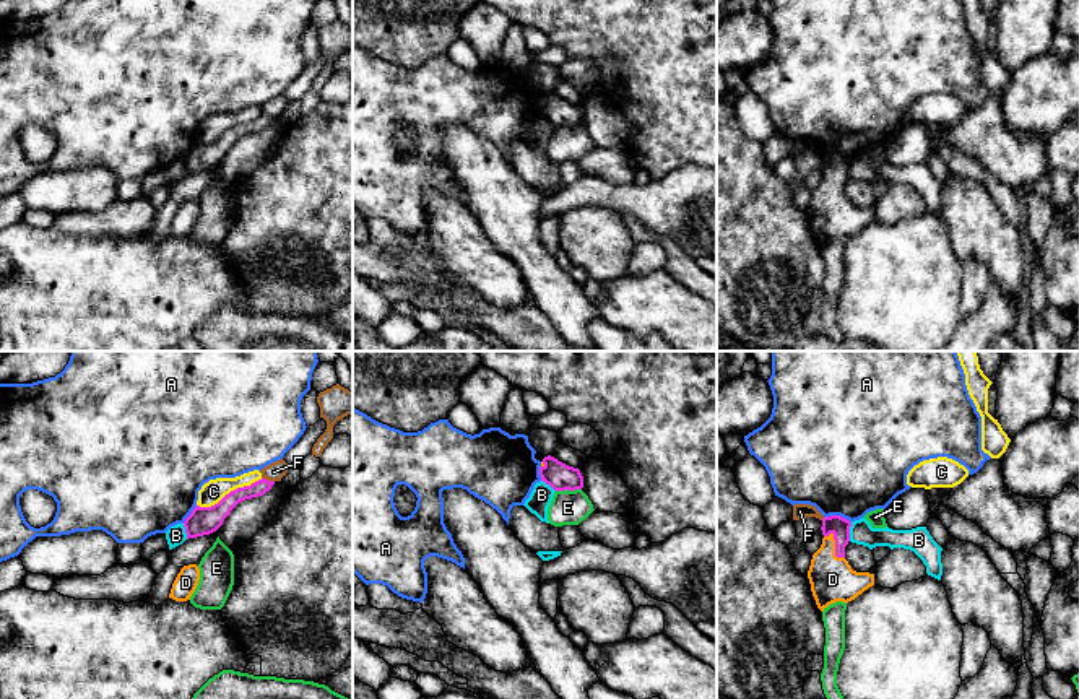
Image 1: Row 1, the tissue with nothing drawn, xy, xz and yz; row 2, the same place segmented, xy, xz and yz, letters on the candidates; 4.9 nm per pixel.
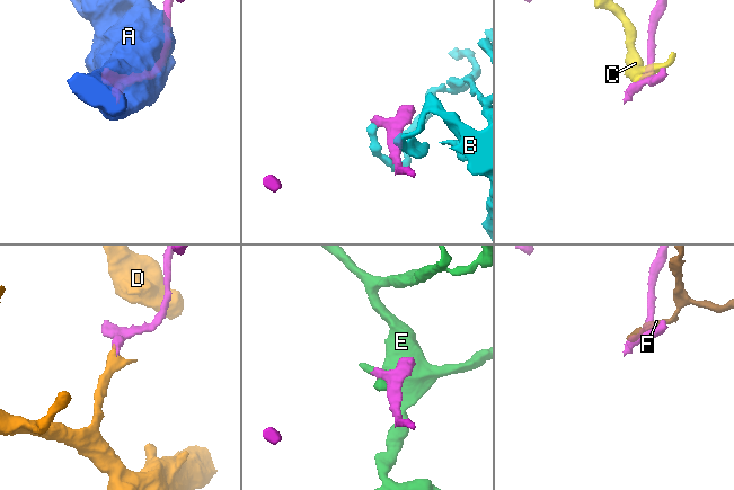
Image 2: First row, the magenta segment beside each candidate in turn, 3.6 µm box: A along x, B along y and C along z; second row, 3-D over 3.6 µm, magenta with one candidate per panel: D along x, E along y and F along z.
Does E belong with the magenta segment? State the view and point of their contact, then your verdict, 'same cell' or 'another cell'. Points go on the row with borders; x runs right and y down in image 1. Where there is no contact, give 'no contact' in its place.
xz (567, 488) | another cell

